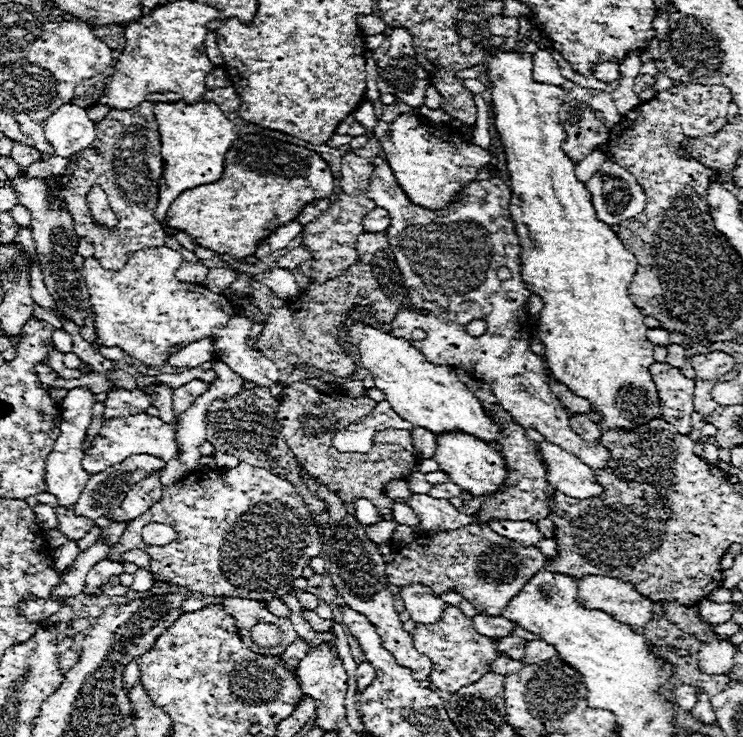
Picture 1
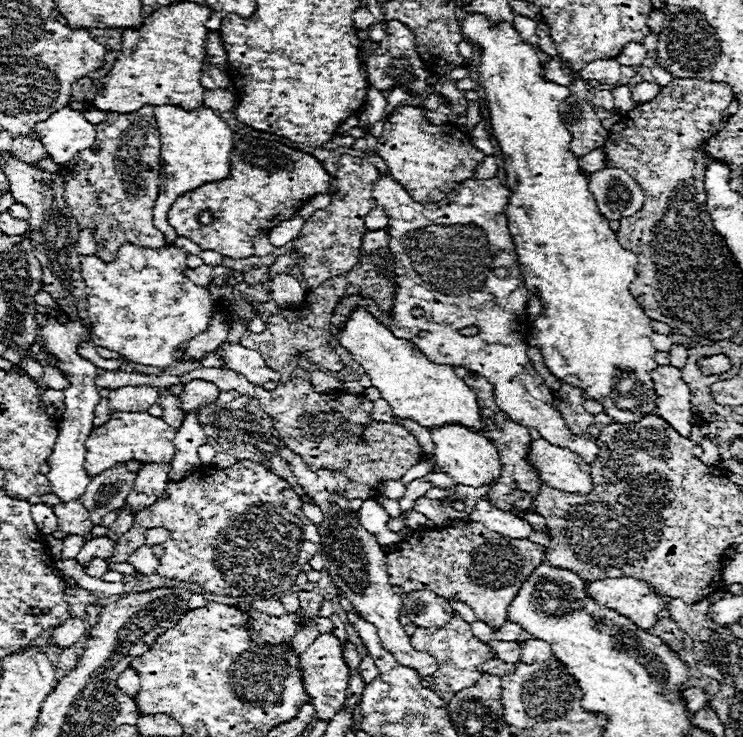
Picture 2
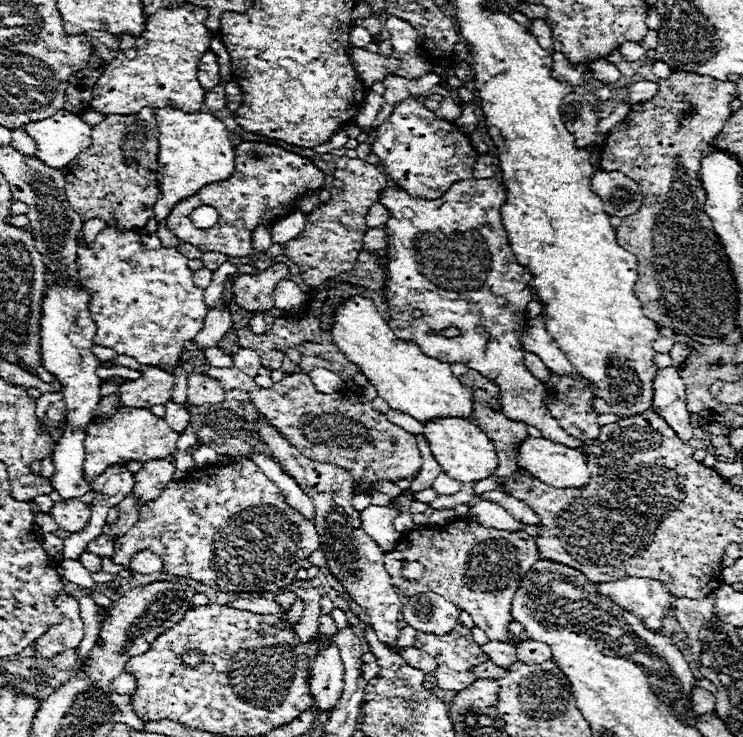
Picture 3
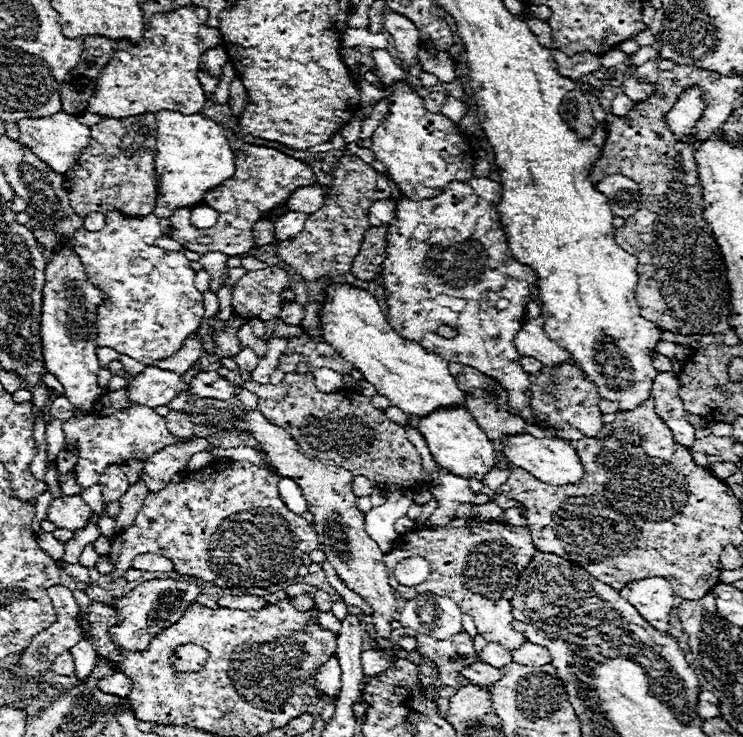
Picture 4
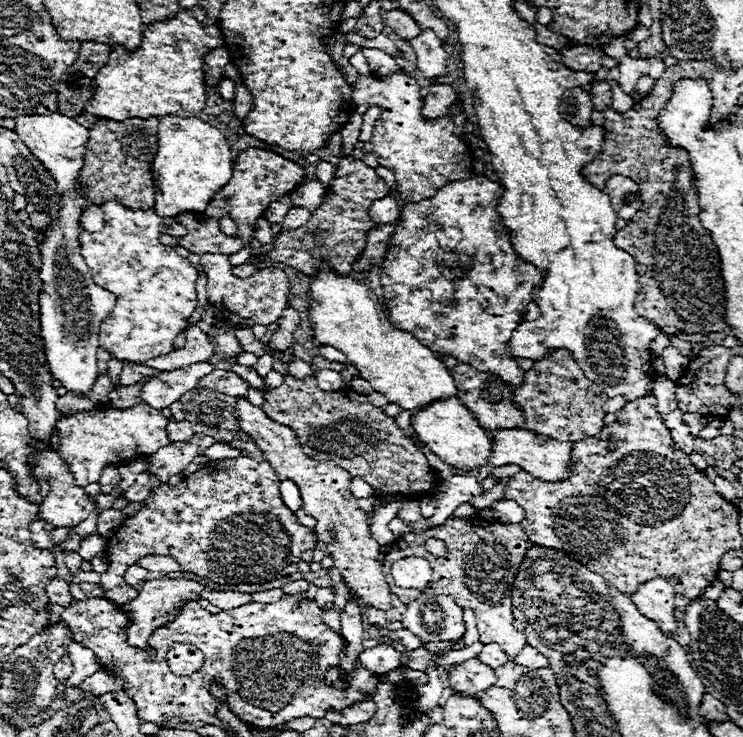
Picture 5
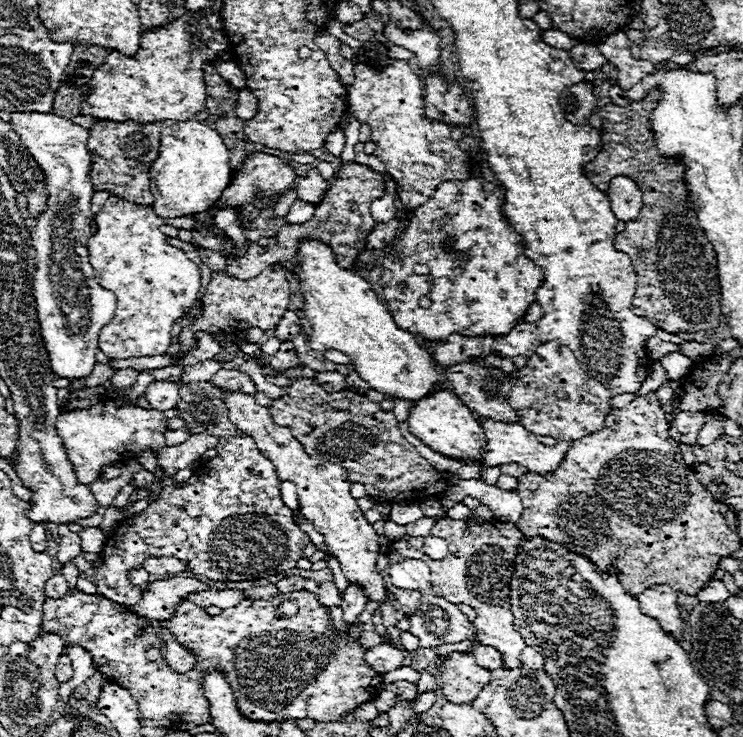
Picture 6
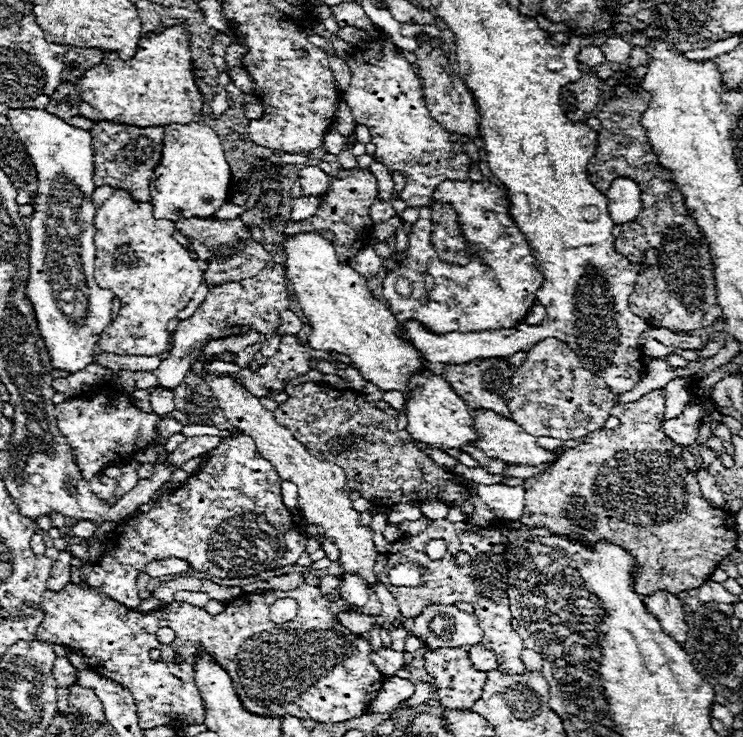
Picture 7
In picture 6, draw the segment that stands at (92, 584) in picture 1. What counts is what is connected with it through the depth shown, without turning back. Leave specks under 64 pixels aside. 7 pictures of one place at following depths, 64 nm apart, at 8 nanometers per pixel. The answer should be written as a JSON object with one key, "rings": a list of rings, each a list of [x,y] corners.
{"rings":[[[88,526],[82,532],[78,532],[78,536],[82,538],[82,550],[84,552],[102,552],[104,544],[106,544],[106,536],[102,534],[100,528]]]}

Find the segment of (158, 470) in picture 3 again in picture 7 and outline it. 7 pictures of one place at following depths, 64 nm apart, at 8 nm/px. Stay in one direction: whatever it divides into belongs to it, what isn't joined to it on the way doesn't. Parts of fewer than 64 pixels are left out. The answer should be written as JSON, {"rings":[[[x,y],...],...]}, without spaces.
{"rings":[[[196,436],[196,438],[186,438],[186,442],[184,442],[178,450],[174,450],[174,452],[170,454],[168,462],[170,462],[172,466],[178,468],[180,464],[184,464],[186,460],[190,460],[190,458],[194,458],[194,456],[202,456],[202,454],[214,450],[220,442],[222,442],[222,438],[218,438],[218,436]]]}

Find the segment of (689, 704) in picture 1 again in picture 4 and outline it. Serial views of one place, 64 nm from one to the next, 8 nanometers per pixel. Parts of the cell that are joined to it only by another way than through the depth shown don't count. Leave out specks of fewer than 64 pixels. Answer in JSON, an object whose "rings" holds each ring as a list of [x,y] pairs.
{"rings":[[[702,690],[700,692],[700,706],[698,706],[698,710],[700,710],[700,718],[704,718],[704,720],[716,718],[716,716],[720,716],[720,702],[718,702],[718,698],[712,692]]]}

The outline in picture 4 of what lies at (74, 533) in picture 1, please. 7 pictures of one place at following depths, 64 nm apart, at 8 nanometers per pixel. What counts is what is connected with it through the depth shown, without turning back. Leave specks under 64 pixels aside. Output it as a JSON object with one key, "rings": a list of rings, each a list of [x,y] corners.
{"rings":[[[60,494],[60,498],[52,498],[46,518],[58,528],[68,528],[74,532],[78,528],[84,528],[84,524],[88,522],[90,506],[84,504],[80,494],[74,496]]]}

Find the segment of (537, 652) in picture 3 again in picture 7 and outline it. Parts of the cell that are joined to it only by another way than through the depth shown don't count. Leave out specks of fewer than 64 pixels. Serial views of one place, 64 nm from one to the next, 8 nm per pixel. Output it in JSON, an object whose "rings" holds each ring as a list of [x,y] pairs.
{"rings":[[[524,648],[522,650],[522,662],[528,666],[528,670],[540,670],[542,668],[542,662],[540,662],[540,654],[536,654],[534,650],[528,650],[528,648]]]}

